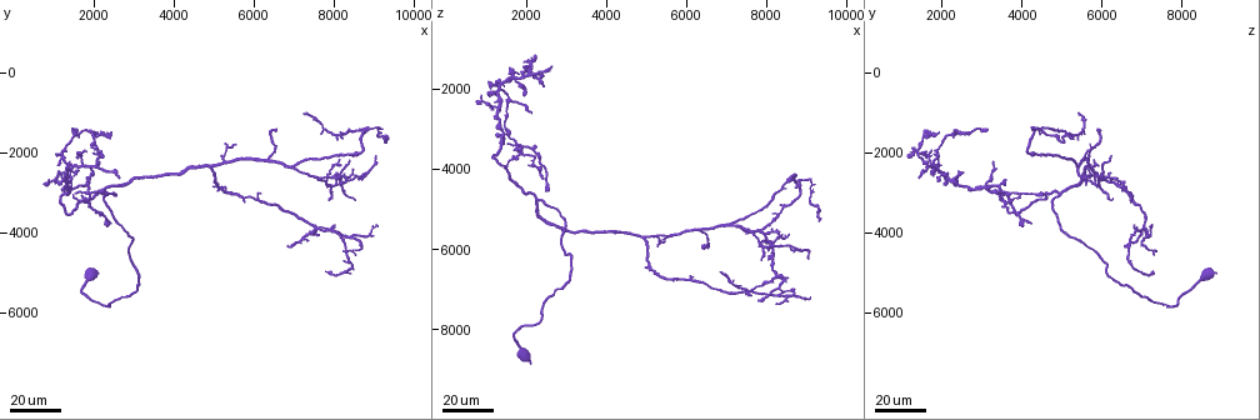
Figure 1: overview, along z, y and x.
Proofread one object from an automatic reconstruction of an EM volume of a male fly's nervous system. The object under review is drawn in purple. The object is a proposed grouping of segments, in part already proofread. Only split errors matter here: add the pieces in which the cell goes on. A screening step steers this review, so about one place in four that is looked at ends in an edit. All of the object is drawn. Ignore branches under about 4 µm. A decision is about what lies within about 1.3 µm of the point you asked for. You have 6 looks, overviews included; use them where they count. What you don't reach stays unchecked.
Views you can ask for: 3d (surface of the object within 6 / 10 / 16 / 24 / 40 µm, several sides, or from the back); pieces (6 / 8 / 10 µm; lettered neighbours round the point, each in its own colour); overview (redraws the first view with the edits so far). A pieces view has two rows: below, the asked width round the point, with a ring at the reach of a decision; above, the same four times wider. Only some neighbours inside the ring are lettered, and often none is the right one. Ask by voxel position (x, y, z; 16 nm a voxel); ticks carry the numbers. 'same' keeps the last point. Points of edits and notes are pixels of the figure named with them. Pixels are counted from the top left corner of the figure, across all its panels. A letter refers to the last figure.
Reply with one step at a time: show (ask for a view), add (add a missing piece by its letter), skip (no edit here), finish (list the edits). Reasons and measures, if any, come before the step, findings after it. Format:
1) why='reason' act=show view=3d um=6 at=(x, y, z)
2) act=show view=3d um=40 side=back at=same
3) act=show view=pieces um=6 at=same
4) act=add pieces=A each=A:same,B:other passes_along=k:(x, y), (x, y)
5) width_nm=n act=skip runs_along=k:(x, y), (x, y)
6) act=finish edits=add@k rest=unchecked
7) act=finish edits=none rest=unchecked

why='branch stops here' act=show view=3d um=24 at=(2600, 2650, 1450)

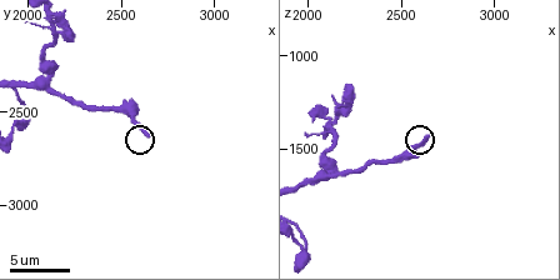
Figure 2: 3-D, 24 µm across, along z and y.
why='what lies round it' act=show view=pieces um=8 at=(2620, 2640, 1420)

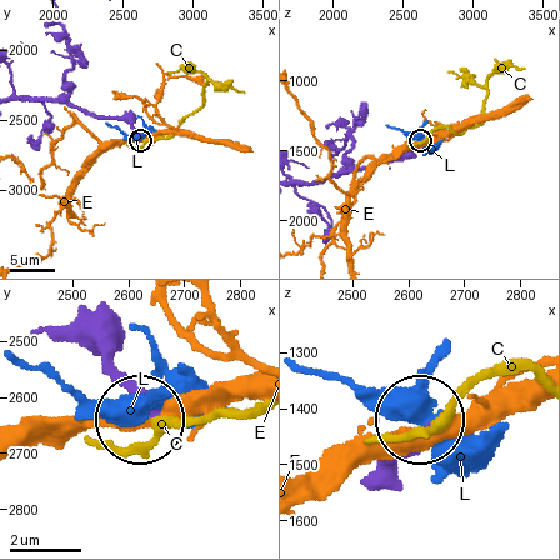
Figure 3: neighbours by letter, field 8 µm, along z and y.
act=add pieces=C each=C:same,E:other,L:other passes_along=3:(123, 118), (166, 138), (208, 76), (238, 89) found='the cell continues'

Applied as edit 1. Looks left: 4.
act=show view=overview

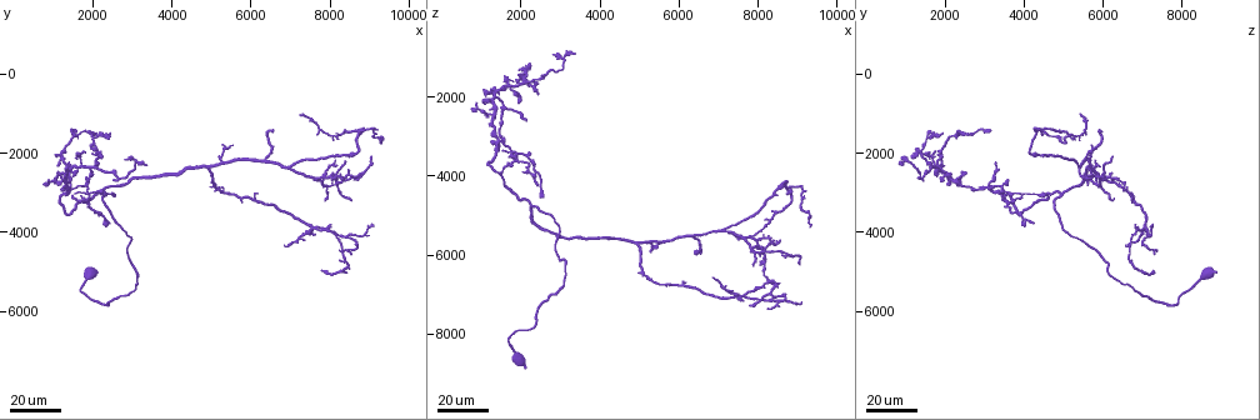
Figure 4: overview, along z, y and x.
why='an open end' act=show view=3d um=40 at=(2200, 2150, 1150)

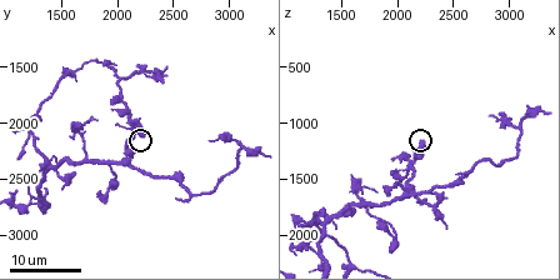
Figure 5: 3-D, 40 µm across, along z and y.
why='see the neighbours' act=show view=pieces um=8 at=(2220, 2100, 1160)

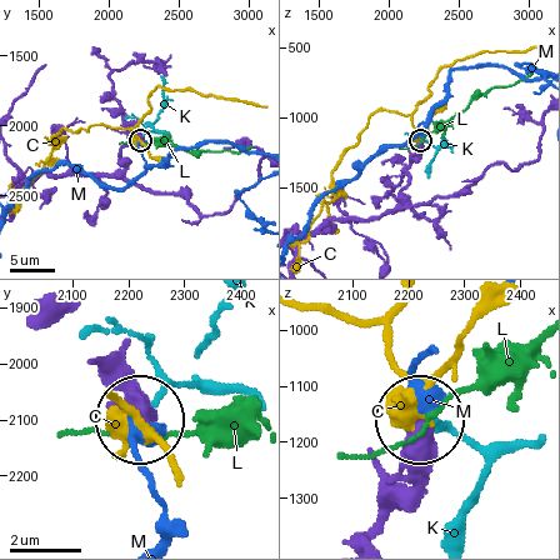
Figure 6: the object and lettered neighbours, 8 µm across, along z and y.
width_nm=580 act=skip each=C:other,K:other,L:other,M:other found='none of them fits'

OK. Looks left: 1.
act=finish edits=add@3 rest=unchecked

